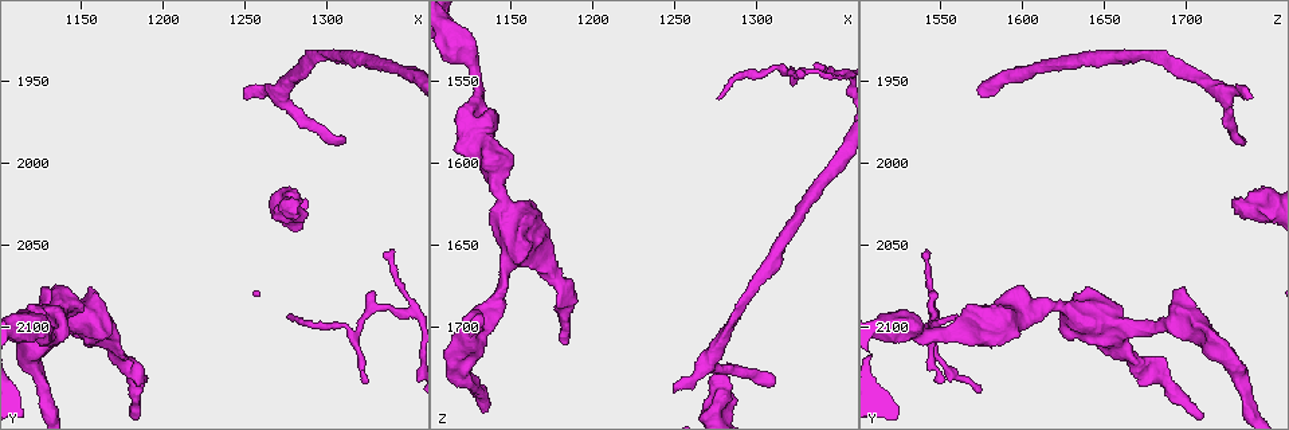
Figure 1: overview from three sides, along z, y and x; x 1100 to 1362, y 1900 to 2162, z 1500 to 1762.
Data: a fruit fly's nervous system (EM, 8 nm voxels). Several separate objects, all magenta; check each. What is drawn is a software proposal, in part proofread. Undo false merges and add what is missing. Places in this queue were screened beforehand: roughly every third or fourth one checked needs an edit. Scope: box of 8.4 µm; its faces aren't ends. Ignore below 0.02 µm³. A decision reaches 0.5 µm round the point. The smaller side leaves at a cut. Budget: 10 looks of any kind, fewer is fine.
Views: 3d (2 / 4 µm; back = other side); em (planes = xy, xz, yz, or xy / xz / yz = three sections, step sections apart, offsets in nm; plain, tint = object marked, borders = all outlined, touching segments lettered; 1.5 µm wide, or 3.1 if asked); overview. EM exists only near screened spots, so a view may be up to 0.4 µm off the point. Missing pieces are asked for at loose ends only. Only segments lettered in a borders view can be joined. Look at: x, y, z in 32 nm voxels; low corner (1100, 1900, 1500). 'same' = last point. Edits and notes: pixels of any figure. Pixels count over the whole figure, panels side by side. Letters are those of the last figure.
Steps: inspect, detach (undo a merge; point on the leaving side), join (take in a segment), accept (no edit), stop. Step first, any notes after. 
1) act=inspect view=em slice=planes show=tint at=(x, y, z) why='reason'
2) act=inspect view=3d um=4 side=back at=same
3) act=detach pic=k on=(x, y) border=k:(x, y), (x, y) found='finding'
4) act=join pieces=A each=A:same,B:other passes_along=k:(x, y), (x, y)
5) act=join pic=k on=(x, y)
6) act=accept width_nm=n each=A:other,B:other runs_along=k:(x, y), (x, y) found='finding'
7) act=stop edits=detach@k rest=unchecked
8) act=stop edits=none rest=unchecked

act=inspect view=3d um=2 at=(1276, 2022, 1730) why='an open end'

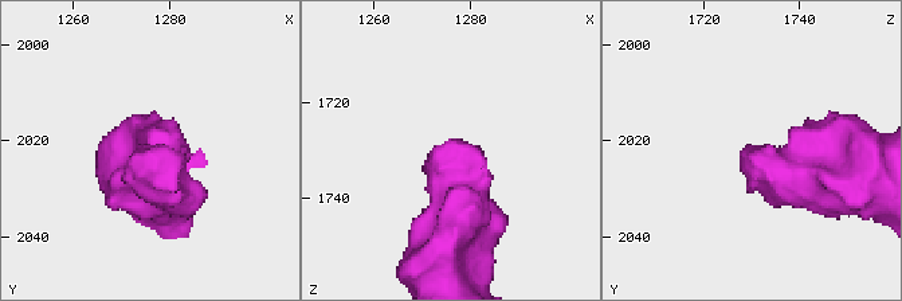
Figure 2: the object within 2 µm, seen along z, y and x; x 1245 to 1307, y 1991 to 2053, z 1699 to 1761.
act=inspect view=em slice=planes show=borders at=(1275, 2023, 1729) why='now the EM'

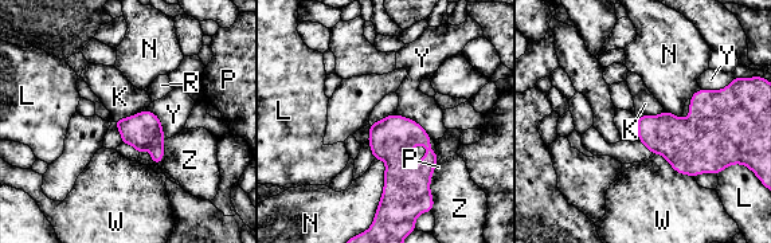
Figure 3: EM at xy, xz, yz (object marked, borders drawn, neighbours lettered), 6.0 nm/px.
act=accept width_nm=220 longest_contact=N:340nm each=K:other,L:other,N:other,P:other,R:other,W:other,Y:other,Z:other found='no lettered segment goes on from it'

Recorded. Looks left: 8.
act=inspect view=em slice=planes show=borders at=(1248, 1960, 1738) why='thin end'

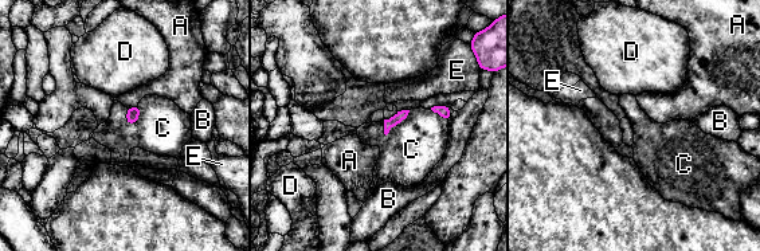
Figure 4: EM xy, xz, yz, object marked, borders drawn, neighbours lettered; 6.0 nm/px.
act=join pieces=C longest_contact=C:220nm each=A:other,B:other,C:same,D:other,E:other passes_along=4:(399, 117), (398, 124), (411, 149) found='it goes on there'

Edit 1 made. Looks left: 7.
act=inspect view=overview why='redraw'

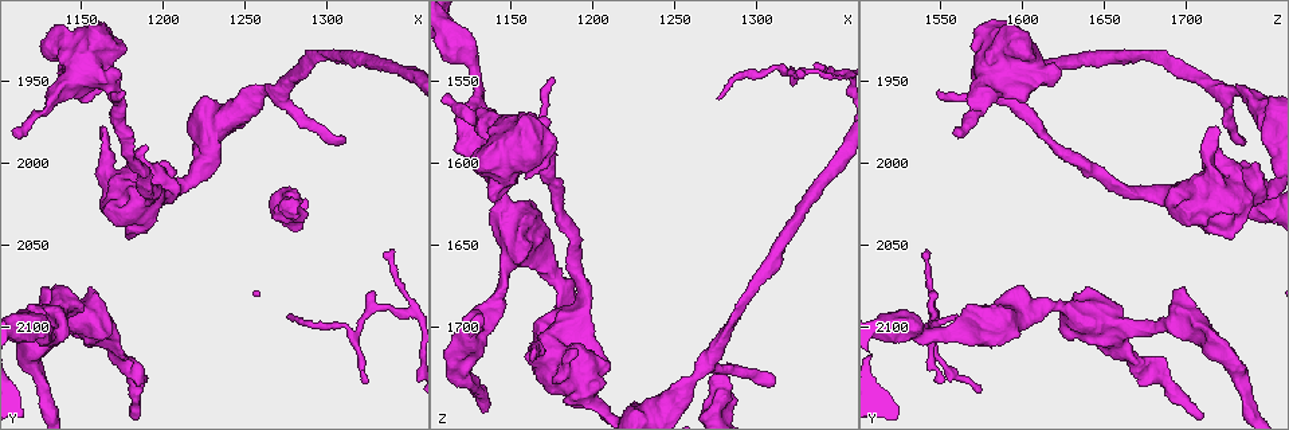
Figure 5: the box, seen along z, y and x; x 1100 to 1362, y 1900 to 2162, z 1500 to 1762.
act=inspect view=em slice=planes show=borders at=(1130, 2078, 1692) why='free end'

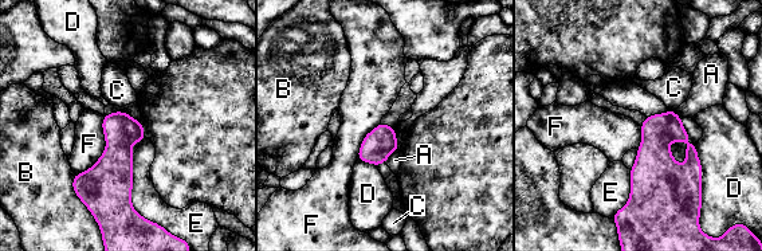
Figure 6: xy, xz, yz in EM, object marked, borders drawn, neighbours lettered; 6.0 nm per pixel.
act=accept each=A:other,B:other,C:other,D:other,E:other,F:other border=6:(103, 116), (105, 151), (75, 175) found='no lettered segment goes on from it'

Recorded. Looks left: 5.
act=inspect view=3d um=2 side=back at=(1328, 2088, 1546) why='abrupt turn'

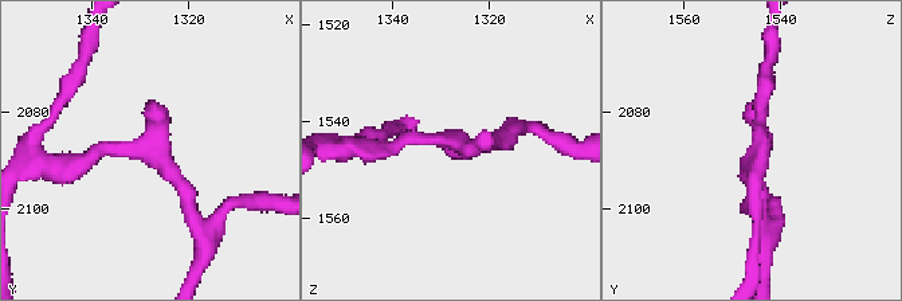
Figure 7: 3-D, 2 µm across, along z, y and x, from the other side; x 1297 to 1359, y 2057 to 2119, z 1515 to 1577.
act=inspect view=em slice=xy step=8 show=tint at=(1328, 2089, 1544)

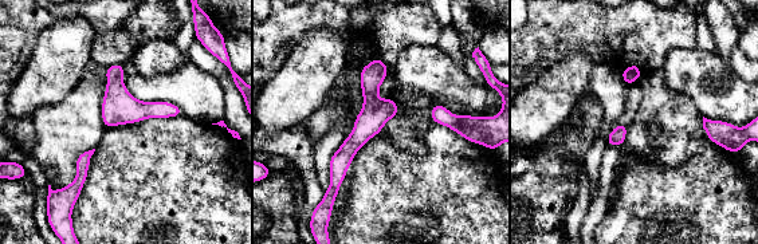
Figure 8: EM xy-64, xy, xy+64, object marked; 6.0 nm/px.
act=inspect view=em slice=planes show=borders at=same why='cut it another way'

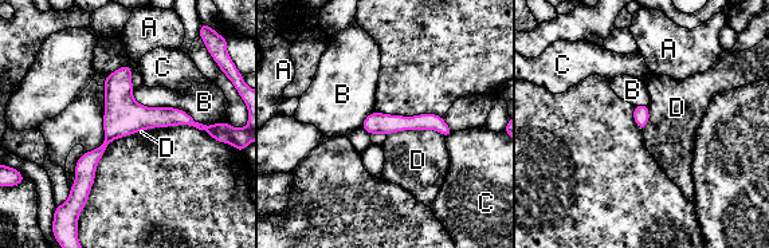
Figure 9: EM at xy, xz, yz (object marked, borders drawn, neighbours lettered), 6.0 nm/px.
act=accept width_nm=100 each=A:other,B:other,C:other,D:other border=9:(387, 134), (436, 130), (444, 137) found='one neuron here'

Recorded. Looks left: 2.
act=stop edits=join@4 rest=unchecked

